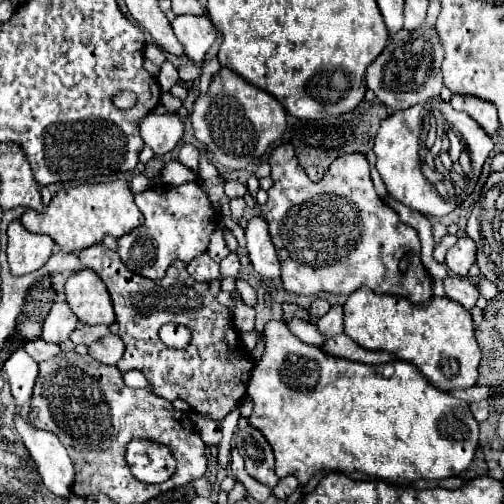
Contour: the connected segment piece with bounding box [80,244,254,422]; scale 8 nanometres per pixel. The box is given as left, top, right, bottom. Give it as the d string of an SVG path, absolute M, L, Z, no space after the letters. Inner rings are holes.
M94 244L82 250L80 260L86 268L94 270L104 280L112 296L116 322L120 326L118 336L126 346L124 356L116 364L118 370L122 374L126 374L128 370L140 370L150 382L156 396L166 398L168 402L180 398L188 402L188 406L198 414L212 414L212 420L222 422L224 416L230 414L246 396L246 386L250 380L250 370L254 368L254 360L248 354L242 338L240 346L238 336L234 338L234 346L230 346L230 310L224 308L216 300L216 296L210 294L208 282L196 282L188 274L186 262L174 262L168 268L164 290L164 280L154 282L150 278L142 278L130 272L118 258L118 254L114 250L108 250L104 244ZM166 322L178 322L190 328L192 340L188 348L174 350L162 344L158 330Z

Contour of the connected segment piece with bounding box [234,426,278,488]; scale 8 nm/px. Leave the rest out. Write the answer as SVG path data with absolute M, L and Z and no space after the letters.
M246 426L234 434L234 444L246 462L246 472L258 482L274 488L278 484L278 476L274 474L274 454L266 438L262 438L256 428Z

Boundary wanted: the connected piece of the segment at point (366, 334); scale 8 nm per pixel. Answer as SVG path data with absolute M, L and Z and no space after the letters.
M358 288L344 304L344 332L366 350L392 352L418 366L440 390L470 388L476 384L480 346L474 336L472 316L462 304L446 296L432 296L430 302L412 304L400 296L374 294L368 288Z

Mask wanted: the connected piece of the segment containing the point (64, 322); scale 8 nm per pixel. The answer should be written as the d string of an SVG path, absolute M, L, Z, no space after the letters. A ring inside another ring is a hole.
M56 302L42 324L42 338L46 342L60 344L60 342L68 340L68 336L74 332L76 322L78 322L78 318L72 314L68 304Z

